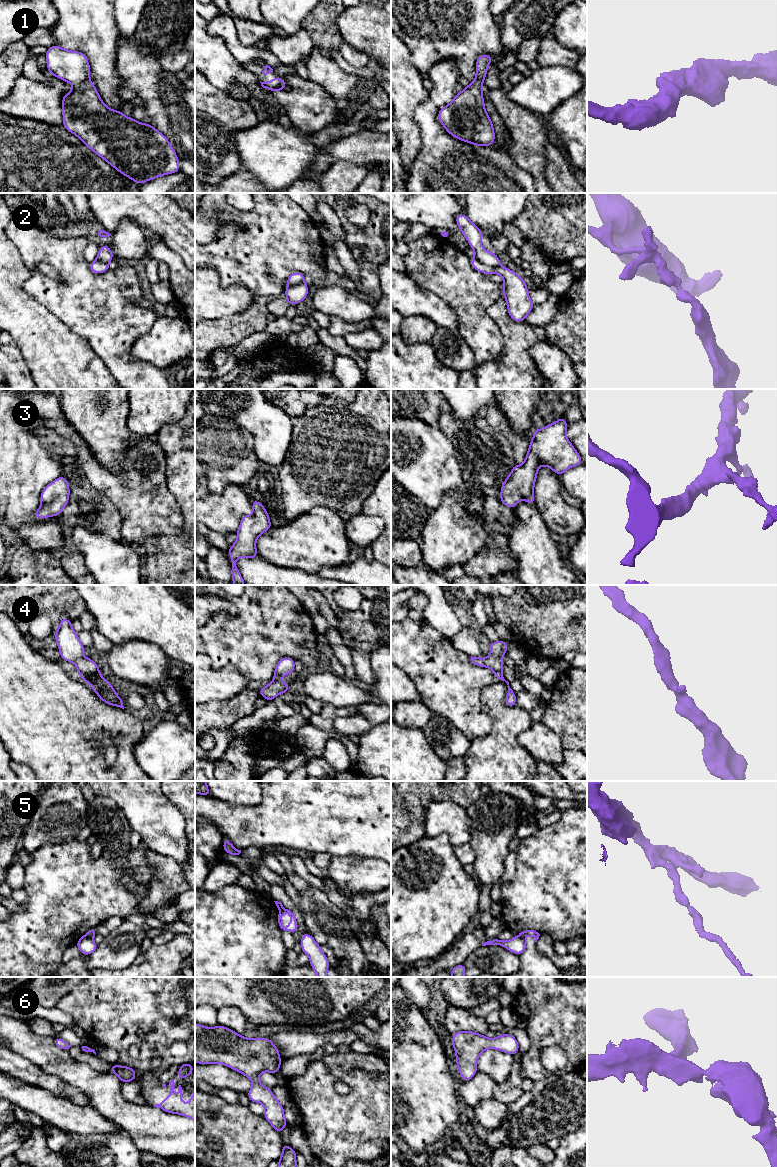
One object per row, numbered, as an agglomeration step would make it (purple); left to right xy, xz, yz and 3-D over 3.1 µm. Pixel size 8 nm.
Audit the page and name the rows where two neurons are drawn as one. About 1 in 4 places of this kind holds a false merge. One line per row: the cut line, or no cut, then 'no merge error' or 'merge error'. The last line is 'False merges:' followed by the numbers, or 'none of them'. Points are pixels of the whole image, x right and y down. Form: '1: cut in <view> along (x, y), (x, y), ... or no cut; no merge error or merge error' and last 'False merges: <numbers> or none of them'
1: no cut; no merge error
2: cut in yz along (475, 256), (485, 264), (498, 266); merge error
3: no cut; no merge error
4: no cut; no merge error
5: cut in yz along (518, 935), (524, 940), (526, 946); merge error
6: no cut; no merge error
False merges: 2, 5

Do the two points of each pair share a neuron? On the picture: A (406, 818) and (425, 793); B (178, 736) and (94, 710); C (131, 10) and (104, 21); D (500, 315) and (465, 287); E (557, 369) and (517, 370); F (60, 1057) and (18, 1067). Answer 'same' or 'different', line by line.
A: same
B: different
C: different
D: different
E: different
F: different

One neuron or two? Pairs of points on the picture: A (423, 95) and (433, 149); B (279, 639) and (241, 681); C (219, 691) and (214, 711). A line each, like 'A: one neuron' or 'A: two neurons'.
A: two neurons
B: two neurons
C: two neurons

